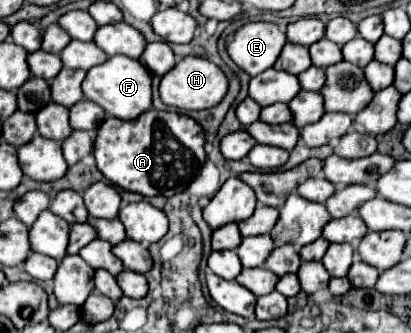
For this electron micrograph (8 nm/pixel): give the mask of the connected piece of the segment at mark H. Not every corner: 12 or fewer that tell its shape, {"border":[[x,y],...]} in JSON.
{"border":[[203,57],[161,77],[161,101],[181,111],[215,107],[227,79]]}

